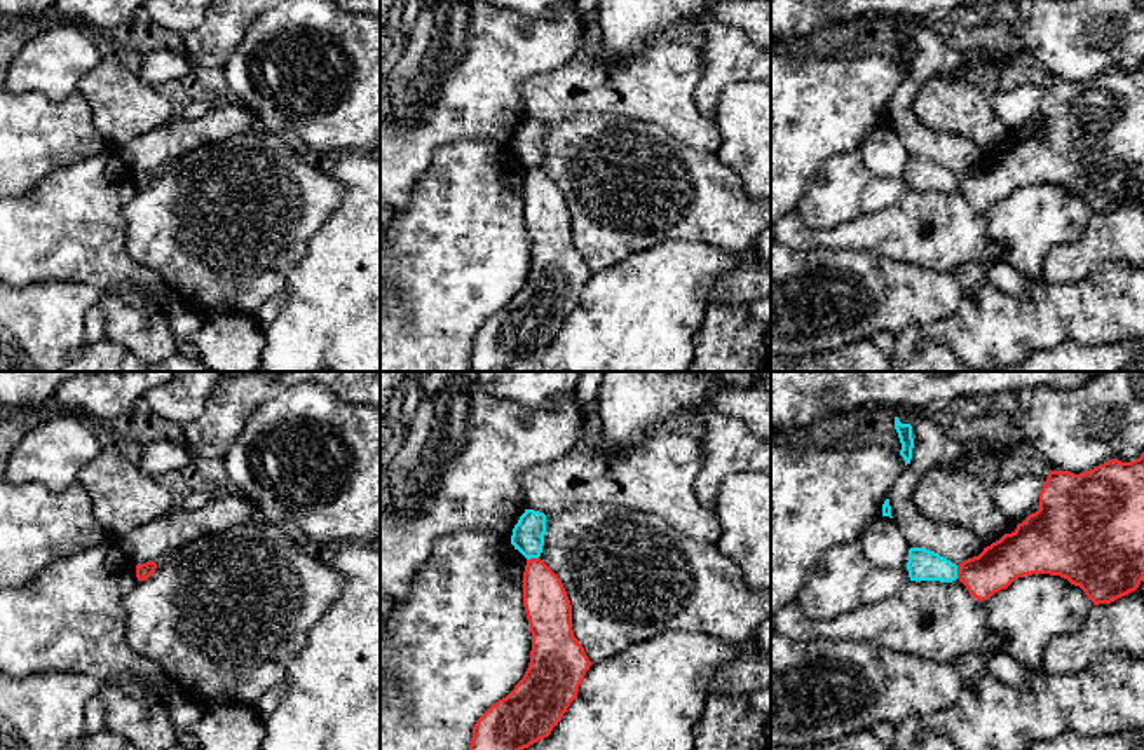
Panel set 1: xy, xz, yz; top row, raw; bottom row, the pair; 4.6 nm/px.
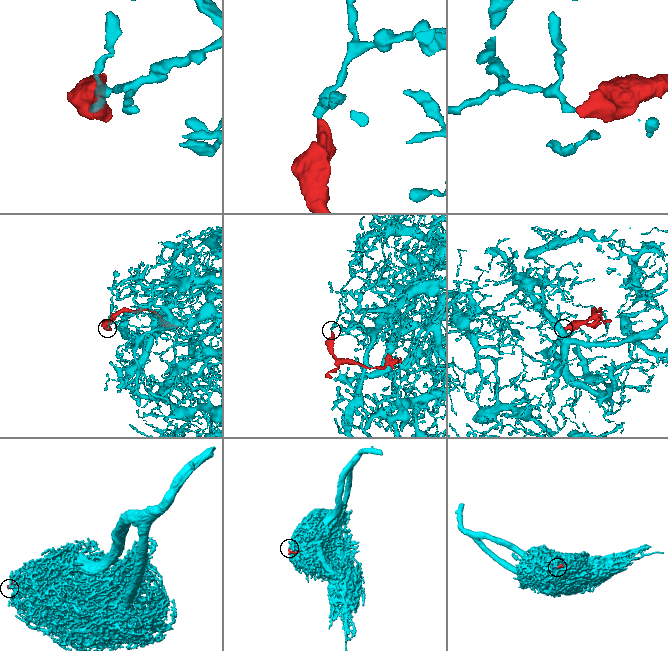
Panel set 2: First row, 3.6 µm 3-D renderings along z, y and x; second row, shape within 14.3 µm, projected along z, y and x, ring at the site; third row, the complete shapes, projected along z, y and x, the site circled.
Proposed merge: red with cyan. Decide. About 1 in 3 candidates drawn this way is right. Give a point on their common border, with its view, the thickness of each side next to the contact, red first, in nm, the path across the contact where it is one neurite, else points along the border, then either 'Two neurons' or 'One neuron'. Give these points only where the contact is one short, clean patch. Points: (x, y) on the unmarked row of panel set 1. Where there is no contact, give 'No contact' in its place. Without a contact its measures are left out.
Touches red at yz (958, 182). Thickness 200 nm (red) against 140 nm. Boundary: yz (956, 175), (958, 187). Two neurons

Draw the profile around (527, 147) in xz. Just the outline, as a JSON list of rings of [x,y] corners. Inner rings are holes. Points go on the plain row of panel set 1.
[[[525,119],[518,133],[513,138],[511,153],[518,159],[527,169],[539,167],[544,155],[546,143],[546,124]]]

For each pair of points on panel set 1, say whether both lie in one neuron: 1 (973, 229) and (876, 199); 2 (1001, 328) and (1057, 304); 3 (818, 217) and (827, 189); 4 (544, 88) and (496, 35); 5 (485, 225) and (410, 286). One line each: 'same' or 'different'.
1: different
2: same
3: same
4: different
5: same

